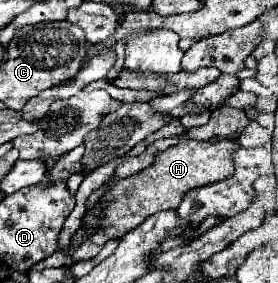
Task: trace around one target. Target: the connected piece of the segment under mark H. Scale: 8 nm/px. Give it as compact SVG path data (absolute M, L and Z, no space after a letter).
M182 141L176 147L170 147L162 153L156 155L156 163L146 167L144 171L130 175L126 179L116 179L110 185L110 191L96 203L94 209L90 209L84 215L86 223L92 223L92 215L98 211L104 213L104 227L98 229L94 235L88 237L88 241L82 243L82 247L78 249L82 257L80 259L92 259L100 253L100 249L112 241L112 239L122 239L128 231L132 231L134 227L138 227L144 219L148 219L150 215L158 213L158 211L168 211L168 209L176 209L184 197L184 193L188 193L194 187L202 187L214 181L222 181L226 177L230 177L234 173L234 163L232 163L232 151L236 149L236 141L218 141L218 143L210 143L210 141Z

